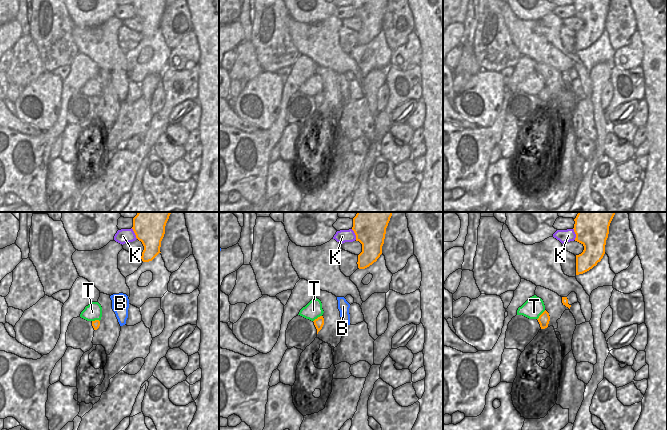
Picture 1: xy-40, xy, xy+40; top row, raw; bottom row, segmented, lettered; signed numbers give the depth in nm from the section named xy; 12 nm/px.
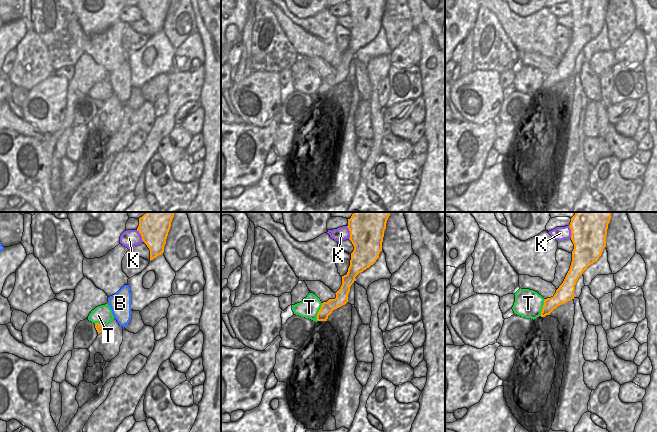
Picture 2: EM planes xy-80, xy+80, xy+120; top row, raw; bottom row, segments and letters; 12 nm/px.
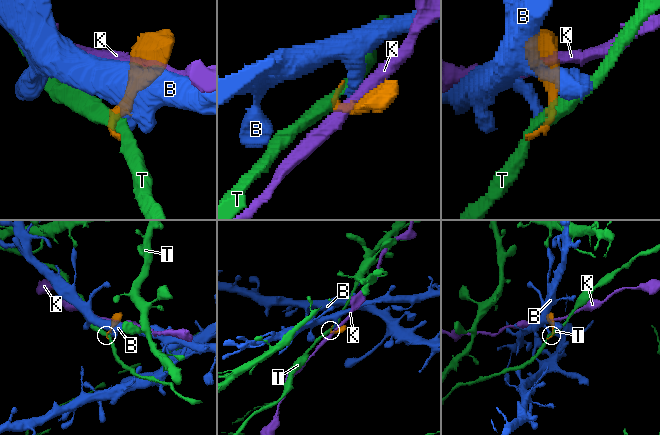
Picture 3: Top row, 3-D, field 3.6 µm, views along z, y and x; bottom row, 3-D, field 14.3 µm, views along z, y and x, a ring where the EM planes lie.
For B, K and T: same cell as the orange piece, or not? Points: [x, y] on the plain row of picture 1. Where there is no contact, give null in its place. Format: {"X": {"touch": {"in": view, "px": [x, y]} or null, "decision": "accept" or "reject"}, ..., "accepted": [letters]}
{"B": {"touch": null, "decision": "reject"}, "K": {"touch": {"in": "xy+40", "px": [575, 9]}, "decision": "reject"}, "T": {"touch": {"in": "xy+40", "px": [540, 91]}, "decision": "reject"}, "accepted": []}

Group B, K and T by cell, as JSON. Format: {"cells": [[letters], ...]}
{"cells": [["B"], ["K"], ["T"]]}

